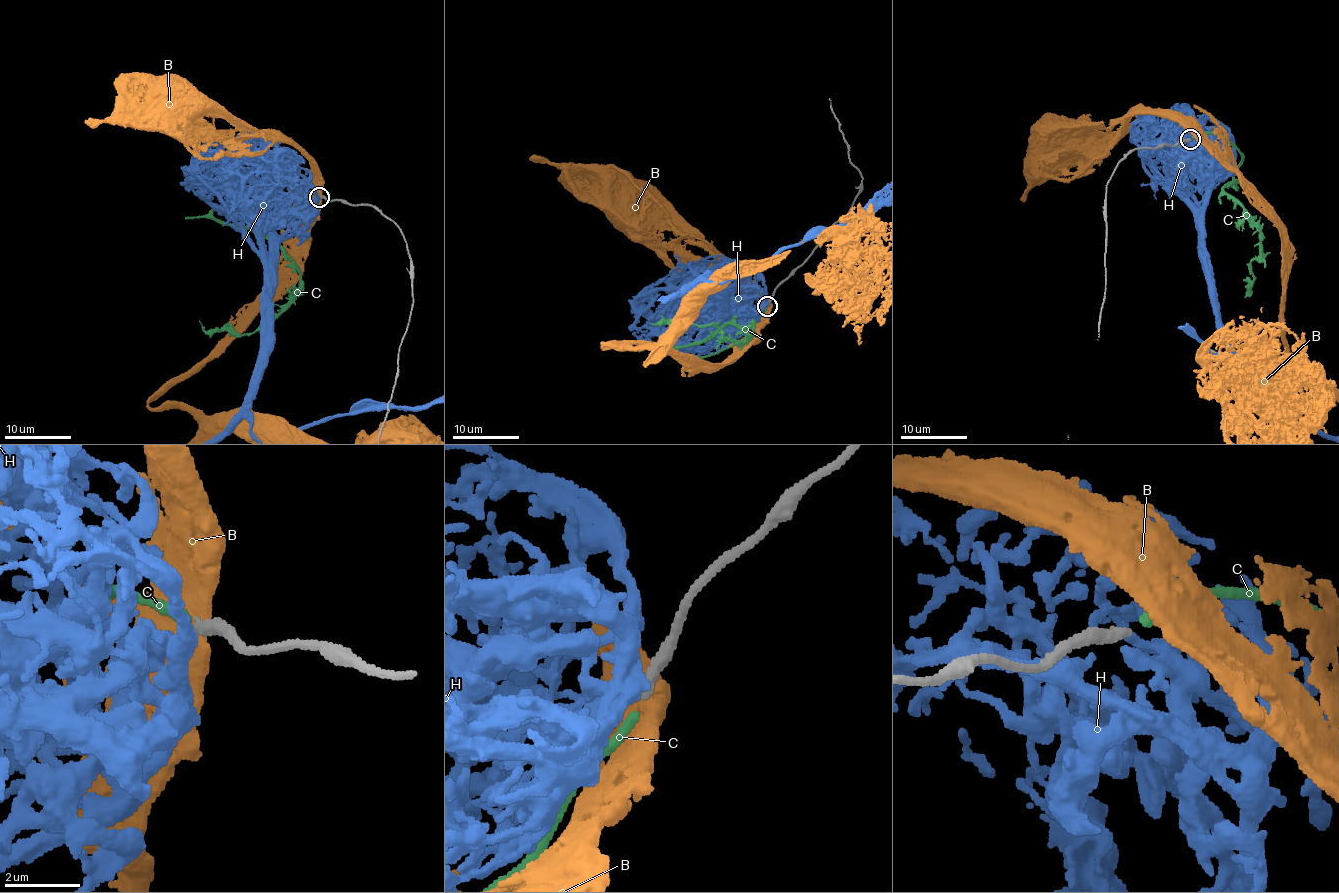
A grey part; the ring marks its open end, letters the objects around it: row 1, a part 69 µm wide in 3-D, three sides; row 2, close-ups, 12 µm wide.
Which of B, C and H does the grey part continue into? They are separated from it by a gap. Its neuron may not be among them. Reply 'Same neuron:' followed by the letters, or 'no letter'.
Same neuron: C

